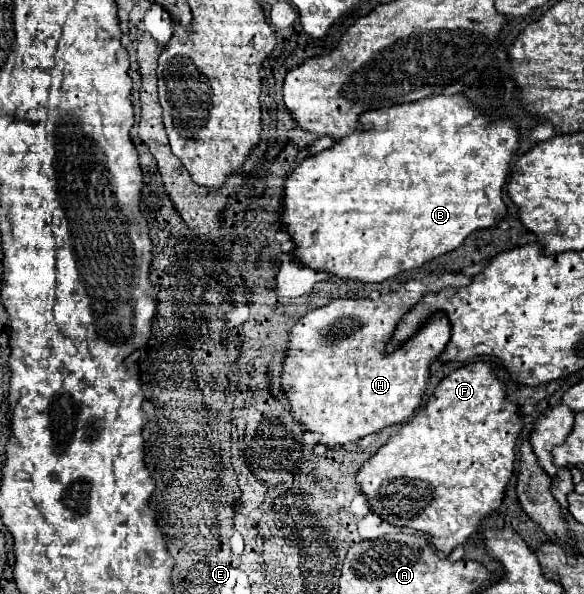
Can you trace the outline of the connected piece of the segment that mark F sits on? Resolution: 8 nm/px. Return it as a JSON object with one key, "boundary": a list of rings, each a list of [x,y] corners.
{"boundary":[[[473,362],[449,372],[433,390],[423,410],[401,426],[377,452],[361,466],[355,476],[361,492],[369,500],[371,512],[393,526],[407,526],[427,534],[435,550],[445,556],[461,546],[475,530],[481,518],[501,506],[505,486],[513,476],[515,442],[521,432],[517,406],[505,398],[505,386],[493,376],[487,362]]]}

